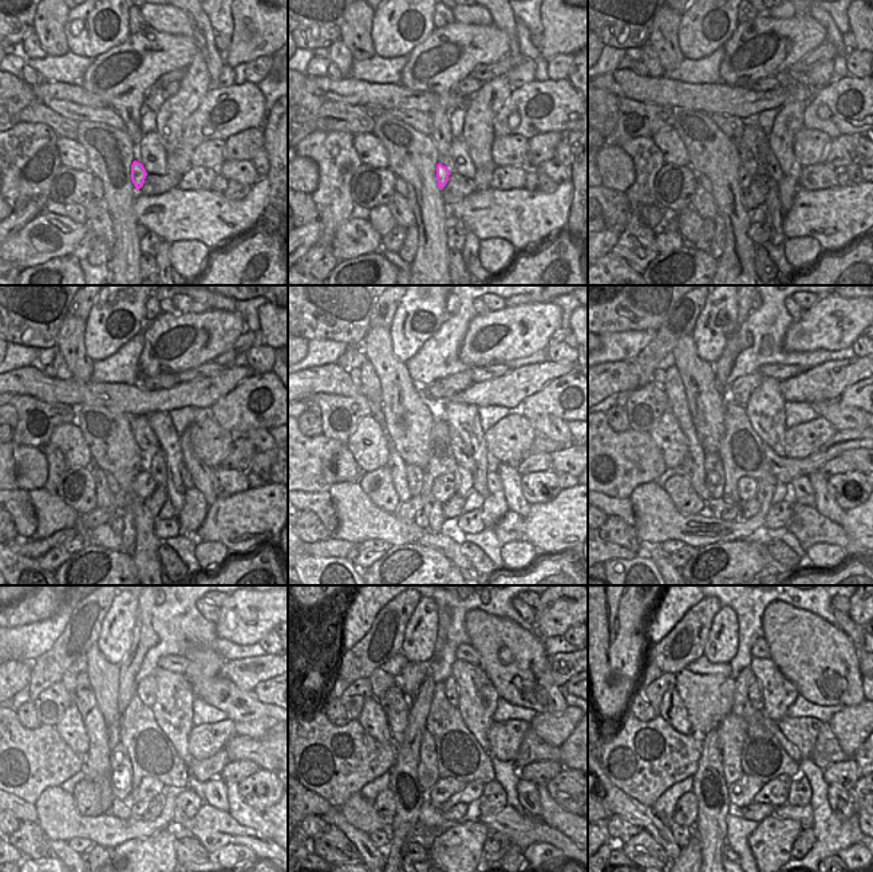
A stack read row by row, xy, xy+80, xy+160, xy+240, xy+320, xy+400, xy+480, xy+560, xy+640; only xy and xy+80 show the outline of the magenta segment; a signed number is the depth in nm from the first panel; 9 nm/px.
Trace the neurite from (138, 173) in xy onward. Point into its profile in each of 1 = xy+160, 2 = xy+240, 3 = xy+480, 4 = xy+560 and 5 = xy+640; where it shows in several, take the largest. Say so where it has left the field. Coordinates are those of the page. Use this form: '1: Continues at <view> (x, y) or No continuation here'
1: Continues at xy+160 (745, 176)
2: Continues at xy+240 (143, 484)
3: Continues at xy+480 (149, 786)
4: Continues at xy+560 (445, 788)
5: Continues at xy+640 (741, 793)

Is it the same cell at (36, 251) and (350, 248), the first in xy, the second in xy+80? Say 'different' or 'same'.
same

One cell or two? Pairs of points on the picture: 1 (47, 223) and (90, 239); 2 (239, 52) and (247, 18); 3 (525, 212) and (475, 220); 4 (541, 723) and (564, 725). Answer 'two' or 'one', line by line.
1: two
2: one
3: one
4: one

